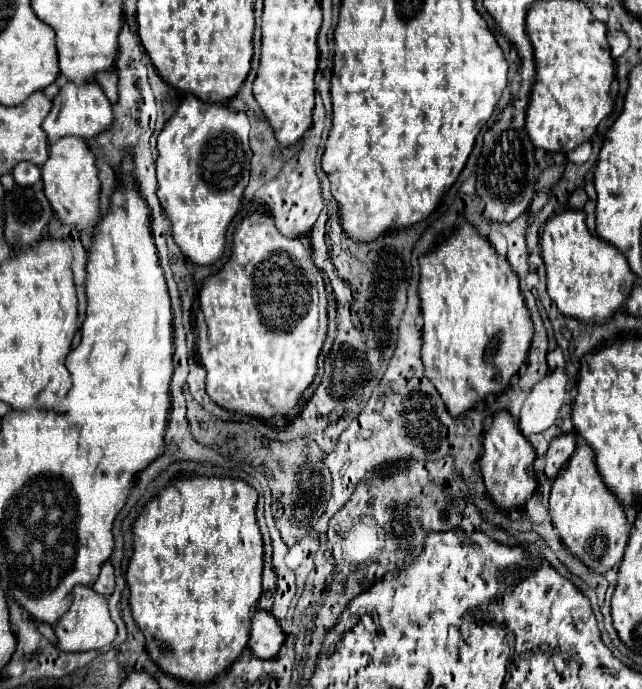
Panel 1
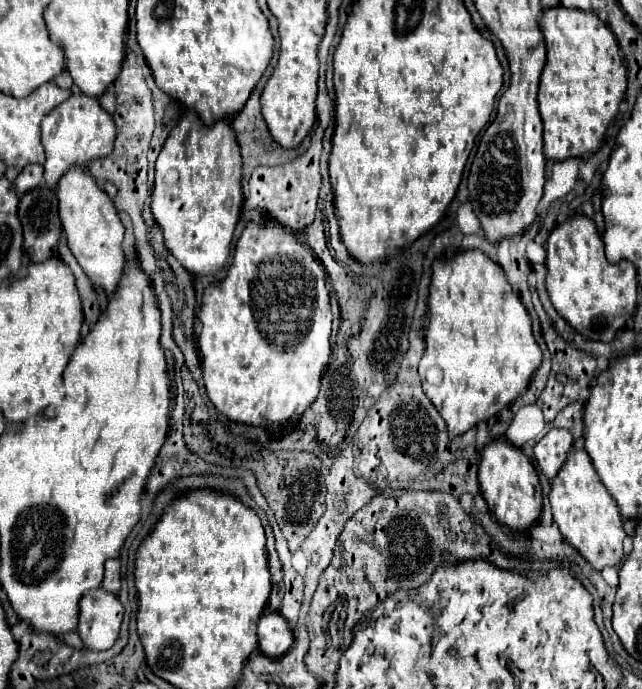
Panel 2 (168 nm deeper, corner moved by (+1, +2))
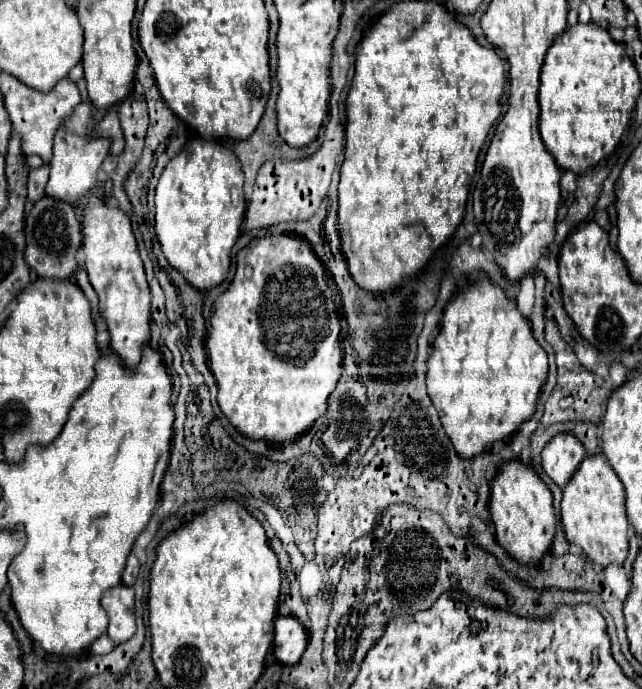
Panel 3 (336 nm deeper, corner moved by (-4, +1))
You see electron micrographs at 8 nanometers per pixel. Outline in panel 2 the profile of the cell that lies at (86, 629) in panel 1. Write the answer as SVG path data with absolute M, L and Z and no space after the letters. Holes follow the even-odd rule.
M88 590L80 600L78 634L90 650L108 650L118 640L124 606L114 592Z

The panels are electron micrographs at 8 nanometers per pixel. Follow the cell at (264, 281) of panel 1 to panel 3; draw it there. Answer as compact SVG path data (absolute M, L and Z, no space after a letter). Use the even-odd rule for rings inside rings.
M297 235L253 239L237 253L237 271L225 293L213 305L207 337L209 367L217 381L217 403L231 425L249 439L291 441L301 437L327 409L327 397L341 375L339 319L327 275L309 241Z

